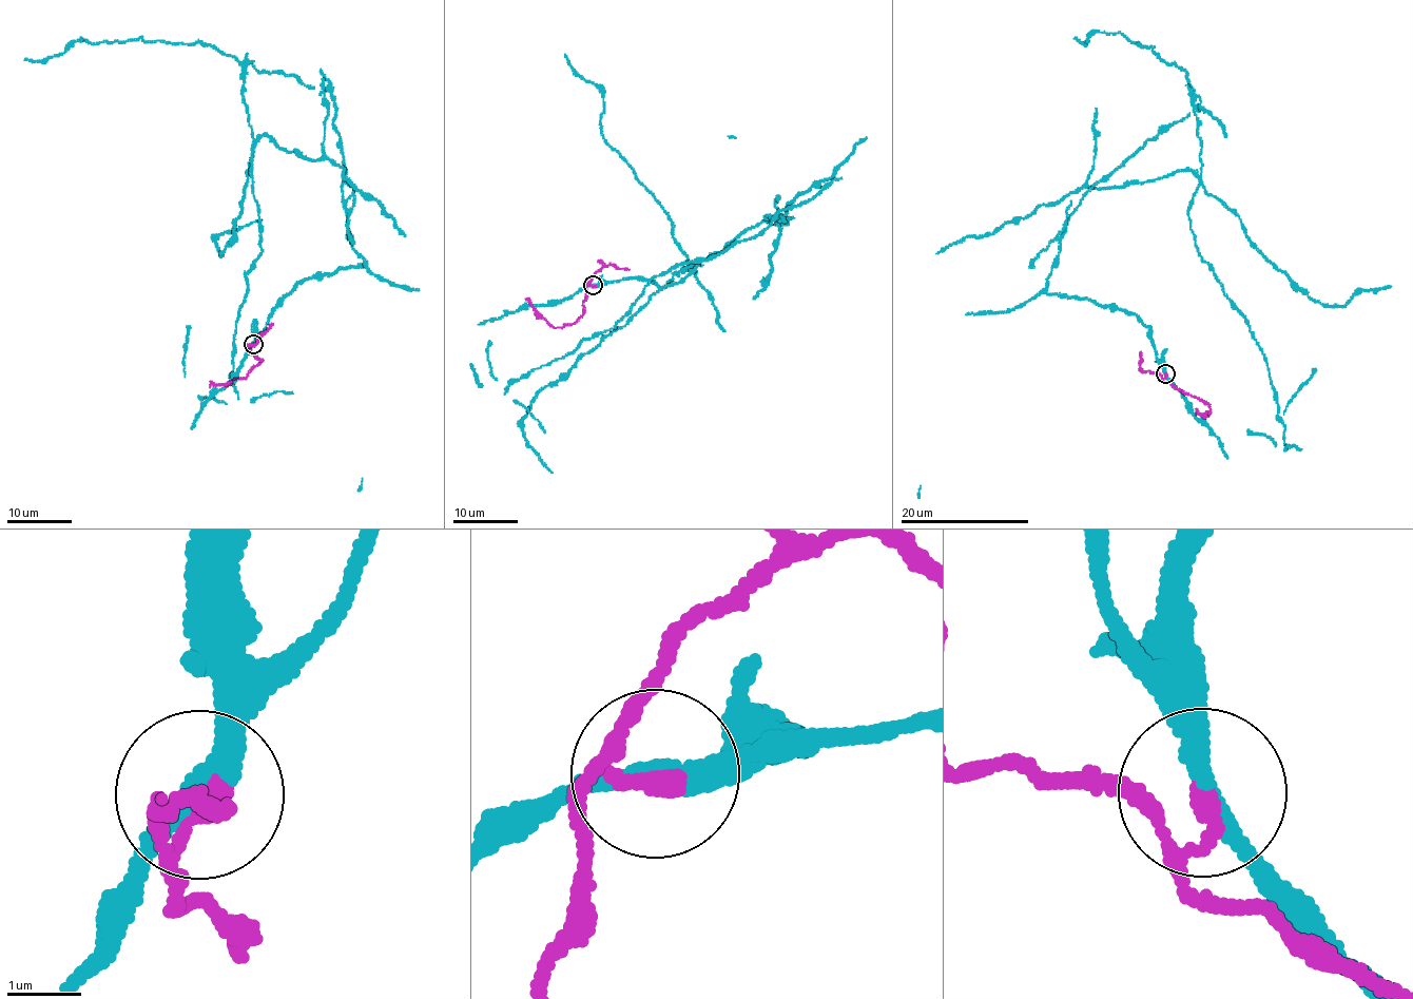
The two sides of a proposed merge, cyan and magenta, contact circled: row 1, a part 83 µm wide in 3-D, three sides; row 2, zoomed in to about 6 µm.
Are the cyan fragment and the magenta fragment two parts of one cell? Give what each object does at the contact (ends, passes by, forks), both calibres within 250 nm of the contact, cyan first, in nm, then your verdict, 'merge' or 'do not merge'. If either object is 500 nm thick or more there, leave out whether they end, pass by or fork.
cyan passes by; magenta ends; calibres 280 and 280 nm; do not merge

